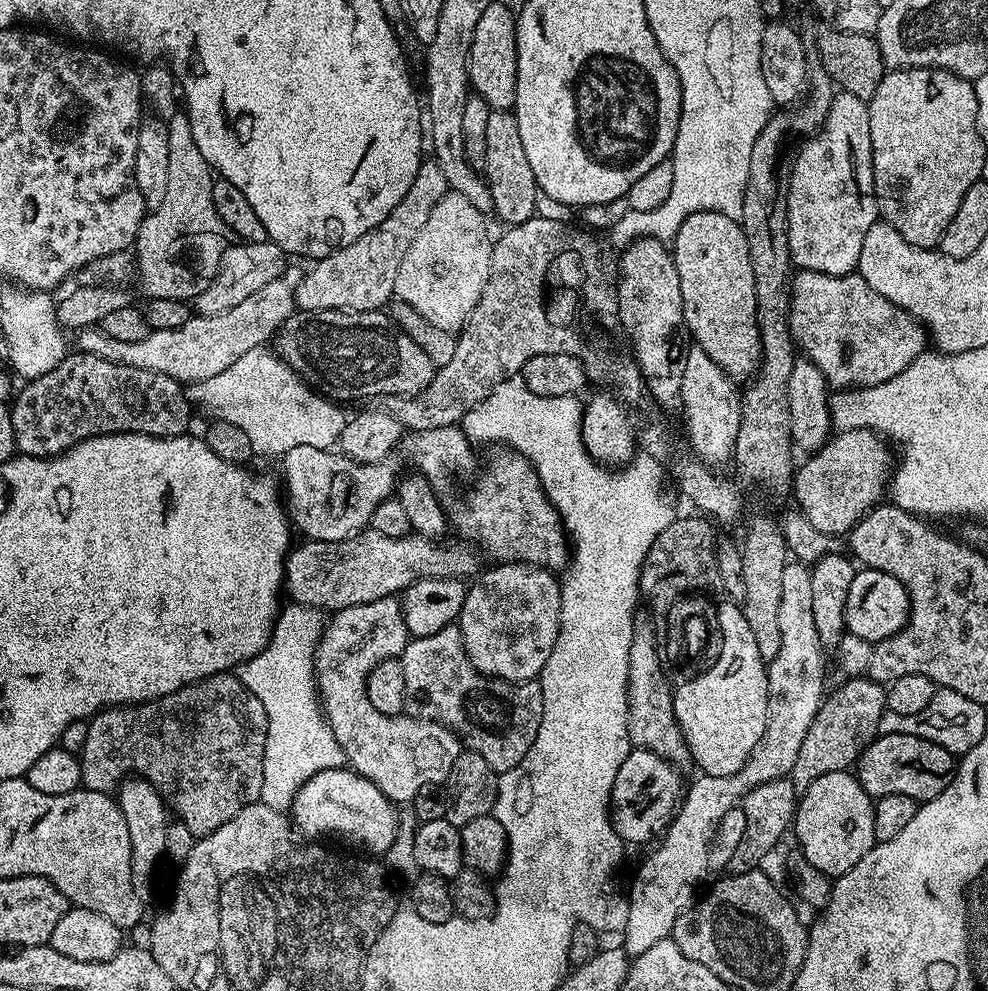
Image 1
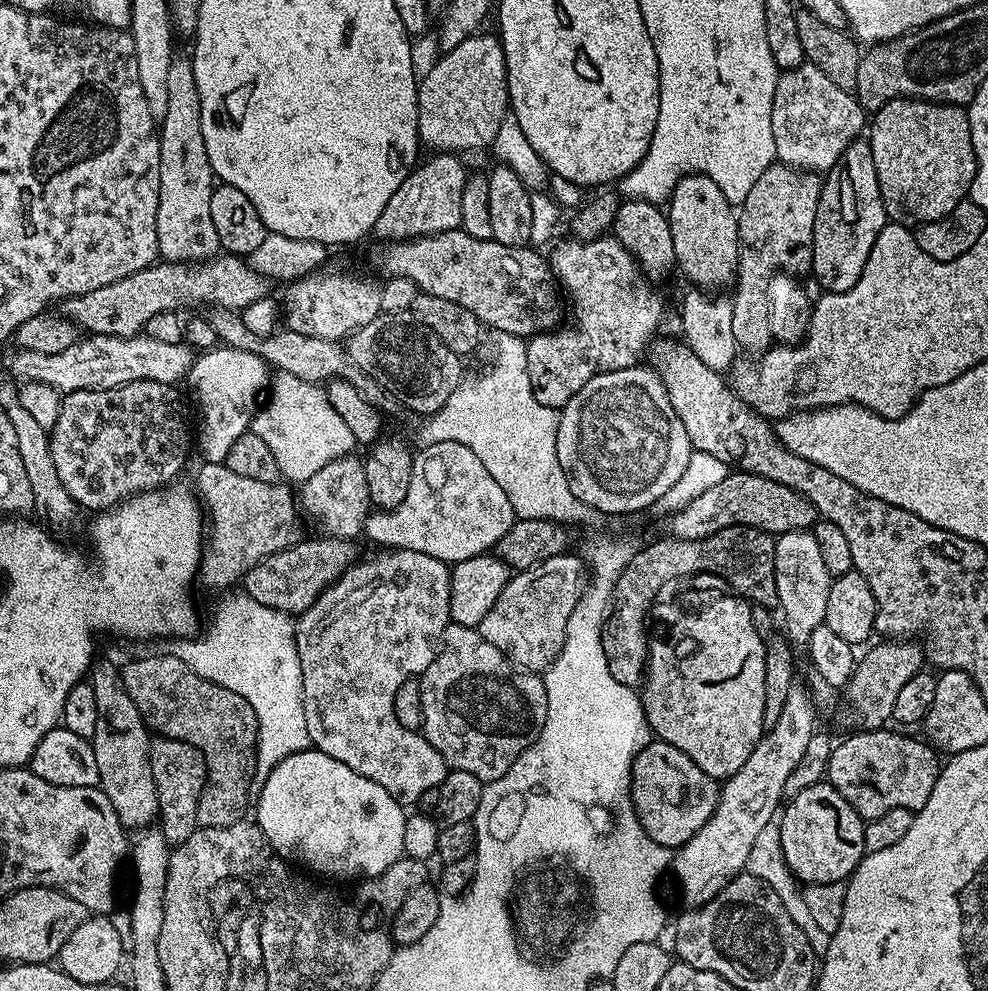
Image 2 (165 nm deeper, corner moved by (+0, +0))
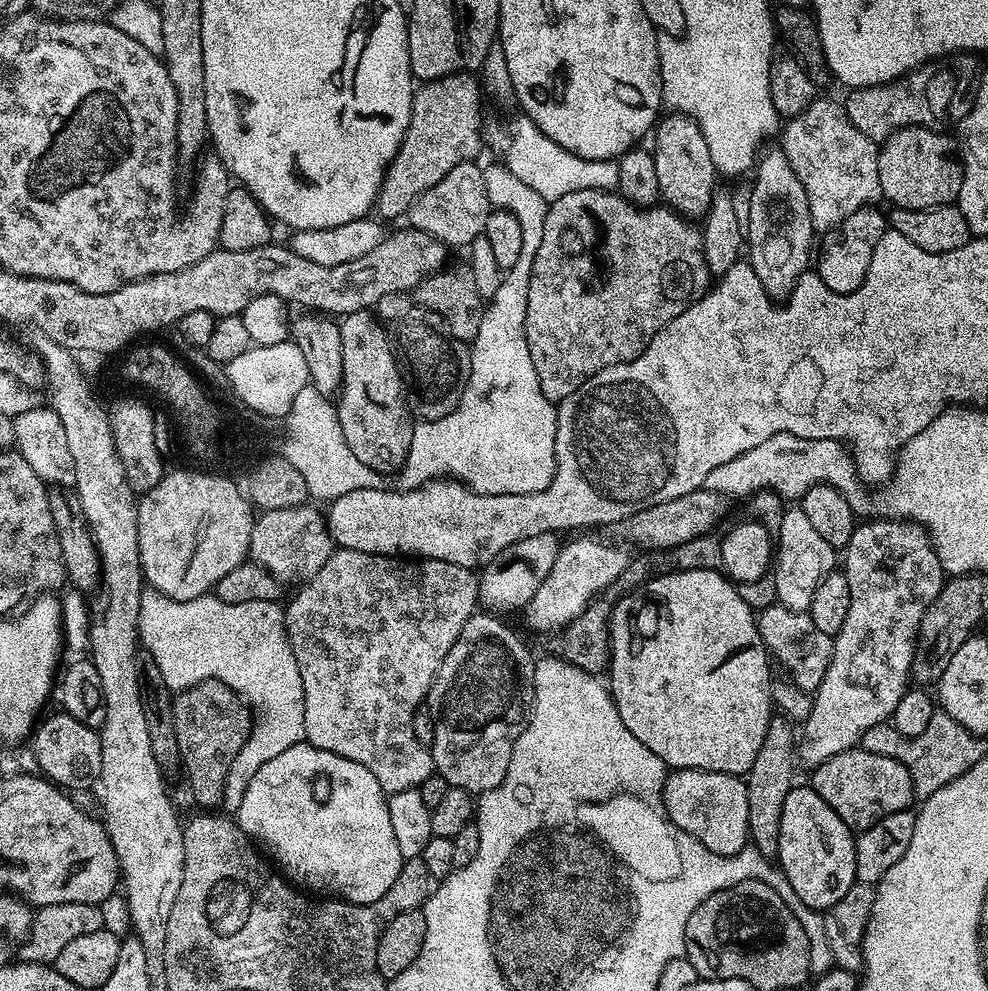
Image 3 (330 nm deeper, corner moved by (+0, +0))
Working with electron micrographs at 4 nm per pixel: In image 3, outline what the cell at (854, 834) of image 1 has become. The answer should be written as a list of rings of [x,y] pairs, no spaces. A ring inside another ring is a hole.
[[[793,786],[782,805],[782,826],[778,830],[775,859],[790,886],[794,886],[794,894],[816,912],[823,913],[832,908],[834,902],[839,902],[846,890],[857,883],[855,853],[856,836],[846,822],[818,798],[811,786]]]

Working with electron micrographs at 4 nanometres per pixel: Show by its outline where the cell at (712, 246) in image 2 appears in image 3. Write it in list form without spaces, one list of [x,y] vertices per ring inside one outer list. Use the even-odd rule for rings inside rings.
[[[668,114],[654,129],[656,148],[652,152],[654,171],[658,173],[658,186],[663,203],[675,208],[685,218],[703,217],[711,206],[713,193],[717,191],[718,173],[714,158],[710,158],[710,146],[702,138],[702,130],[689,116]]]

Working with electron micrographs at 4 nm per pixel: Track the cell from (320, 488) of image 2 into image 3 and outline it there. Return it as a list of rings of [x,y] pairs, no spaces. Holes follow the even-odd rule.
[[[311,503],[300,504],[286,510],[261,511],[252,526],[252,538],[248,547],[251,559],[260,564],[271,576],[281,582],[299,585],[312,579],[326,558],[334,551],[334,541],[328,533],[328,521],[323,511],[312,508]]]

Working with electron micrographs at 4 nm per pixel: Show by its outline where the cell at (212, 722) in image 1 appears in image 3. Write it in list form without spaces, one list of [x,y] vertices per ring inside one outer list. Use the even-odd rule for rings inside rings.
[[[203,680],[190,686],[185,692],[175,693],[172,701],[174,714],[174,730],[180,747],[180,760],[188,771],[188,784],[192,787],[192,796],[201,804],[201,809],[212,810],[215,804],[219,805],[224,799],[224,783],[226,774],[230,770],[230,762],[238,758],[242,746],[248,741],[252,732],[254,717],[251,707],[241,700],[237,692],[217,680]]]

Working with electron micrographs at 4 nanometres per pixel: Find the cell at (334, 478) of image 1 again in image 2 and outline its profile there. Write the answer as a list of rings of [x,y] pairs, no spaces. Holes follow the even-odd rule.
[[[201,463],[196,472],[195,491],[206,509],[210,535],[202,549],[199,583],[208,588],[239,585],[247,572],[262,558],[270,558],[283,548],[291,548],[301,539],[298,500],[287,483],[258,482],[258,478],[242,478],[225,464]]]

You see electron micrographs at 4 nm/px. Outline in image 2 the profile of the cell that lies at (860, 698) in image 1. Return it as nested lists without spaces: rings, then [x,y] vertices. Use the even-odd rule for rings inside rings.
[[[888,638],[884,644],[876,644],[865,656],[861,655],[856,661],[856,669],[847,688],[842,692],[842,704],[848,707],[848,720],[860,730],[880,730],[884,723],[892,720],[894,702],[902,691],[902,685],[910,682],[914,674],[918,674],[926,664],[924,649],[915,639],[908,638],[903,642]]]

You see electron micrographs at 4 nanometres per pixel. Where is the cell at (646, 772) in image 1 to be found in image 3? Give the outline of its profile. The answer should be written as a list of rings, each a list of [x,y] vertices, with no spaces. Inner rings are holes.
[[[689,768],[669,771],[664,778],[664,805],[674,826],[702,842],[712,853],[730,857],[747,847],[748,787],[741,777]]]

